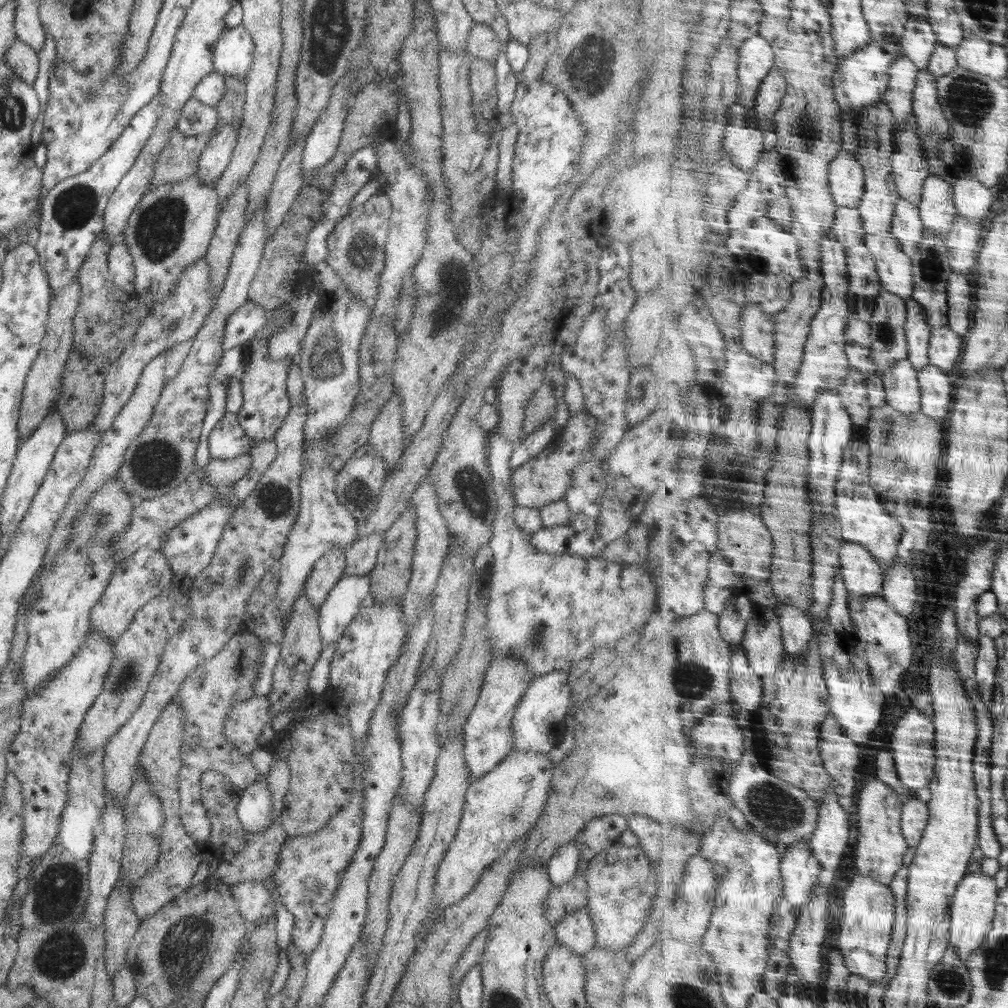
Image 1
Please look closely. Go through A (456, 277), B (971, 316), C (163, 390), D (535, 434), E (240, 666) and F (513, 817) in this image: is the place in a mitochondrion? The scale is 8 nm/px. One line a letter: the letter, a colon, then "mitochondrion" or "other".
A: mitochondrion
B: other
C: other
D: other
E: other
F: mitochondrion

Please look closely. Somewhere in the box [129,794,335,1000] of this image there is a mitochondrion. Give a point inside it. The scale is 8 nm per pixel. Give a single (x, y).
(182, 951)

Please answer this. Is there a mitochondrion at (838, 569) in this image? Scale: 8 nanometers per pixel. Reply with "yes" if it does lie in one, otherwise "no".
no

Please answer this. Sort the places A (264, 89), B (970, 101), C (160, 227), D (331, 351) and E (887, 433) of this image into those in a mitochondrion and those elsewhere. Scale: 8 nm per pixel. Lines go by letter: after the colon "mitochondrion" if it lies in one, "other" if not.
A: other
B: mitochondrion
C: mitochondrion
D: mitochondrion
E: other

